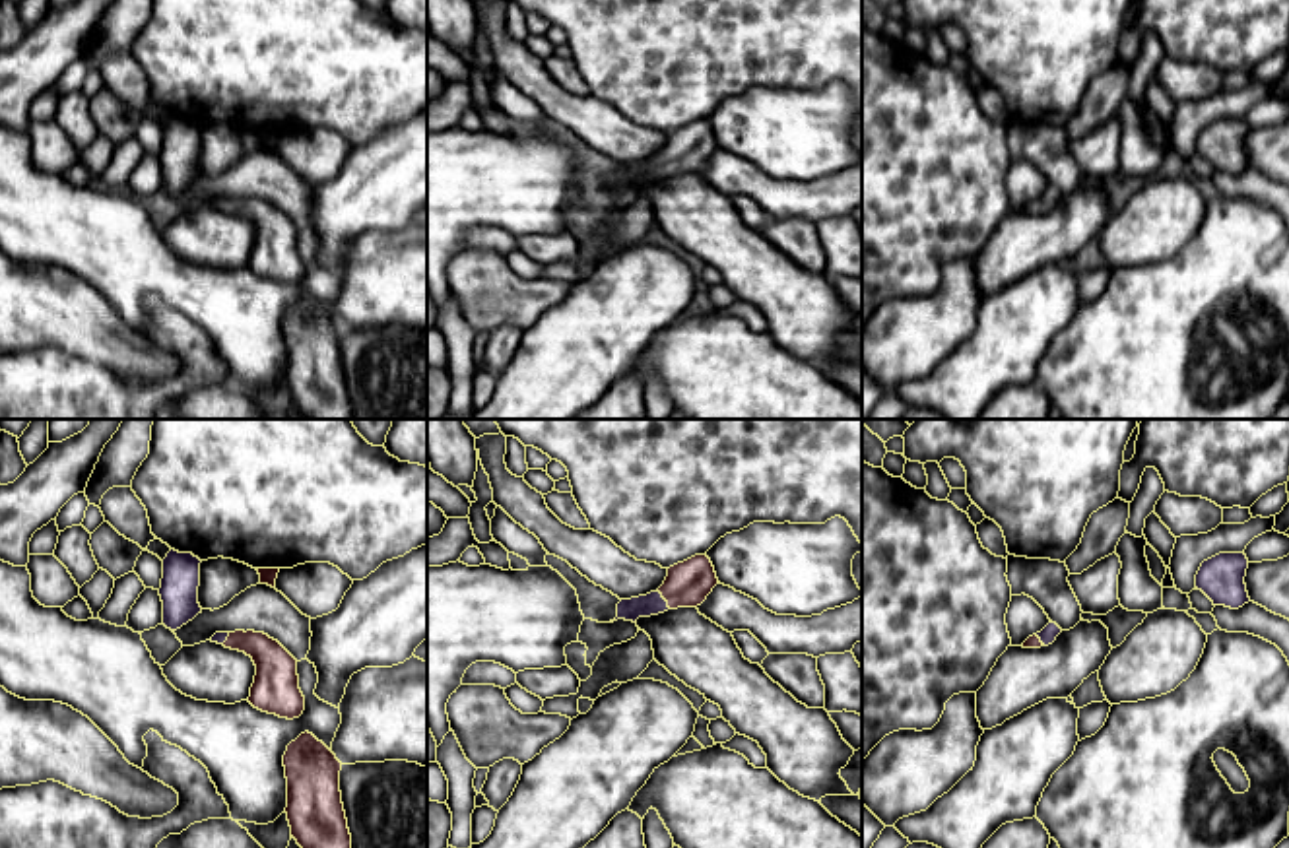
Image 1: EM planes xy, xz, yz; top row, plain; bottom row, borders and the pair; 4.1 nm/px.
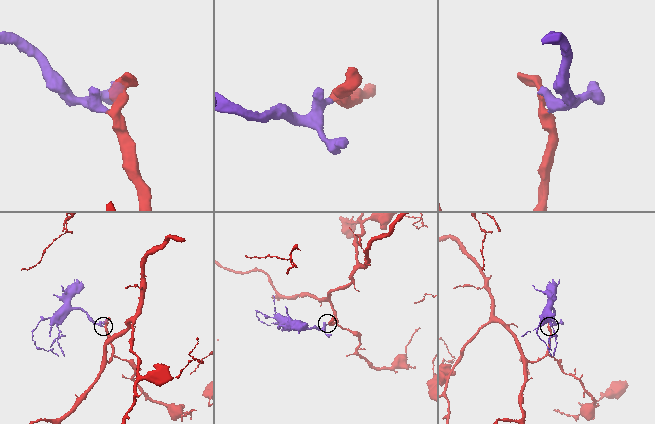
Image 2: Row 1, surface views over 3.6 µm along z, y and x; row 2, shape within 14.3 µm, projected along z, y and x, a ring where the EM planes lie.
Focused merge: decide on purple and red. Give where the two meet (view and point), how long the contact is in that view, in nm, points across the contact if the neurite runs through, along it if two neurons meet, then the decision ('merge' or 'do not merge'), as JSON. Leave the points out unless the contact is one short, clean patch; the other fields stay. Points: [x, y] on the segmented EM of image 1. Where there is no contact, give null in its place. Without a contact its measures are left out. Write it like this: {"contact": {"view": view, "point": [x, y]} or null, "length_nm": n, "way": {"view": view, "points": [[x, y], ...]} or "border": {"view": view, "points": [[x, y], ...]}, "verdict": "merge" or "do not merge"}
{"contact": {"view": "xz", "point": [664, 600]}, "length_nm": 100, "way": {"view": "xz", "points": [[651, 604], [664, 600], [688, 585]]}, "verdict": "merge"}

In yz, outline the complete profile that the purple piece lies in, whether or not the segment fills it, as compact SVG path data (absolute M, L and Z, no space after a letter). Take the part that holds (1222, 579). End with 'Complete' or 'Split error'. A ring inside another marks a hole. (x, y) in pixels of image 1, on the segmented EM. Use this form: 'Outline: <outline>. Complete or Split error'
Outline: M1219 553L1202 563L1196 574L1196 588L1202 590L1213 605L1239 609L1250 602L1244 576L1248 559L1244 553Z. Complete

